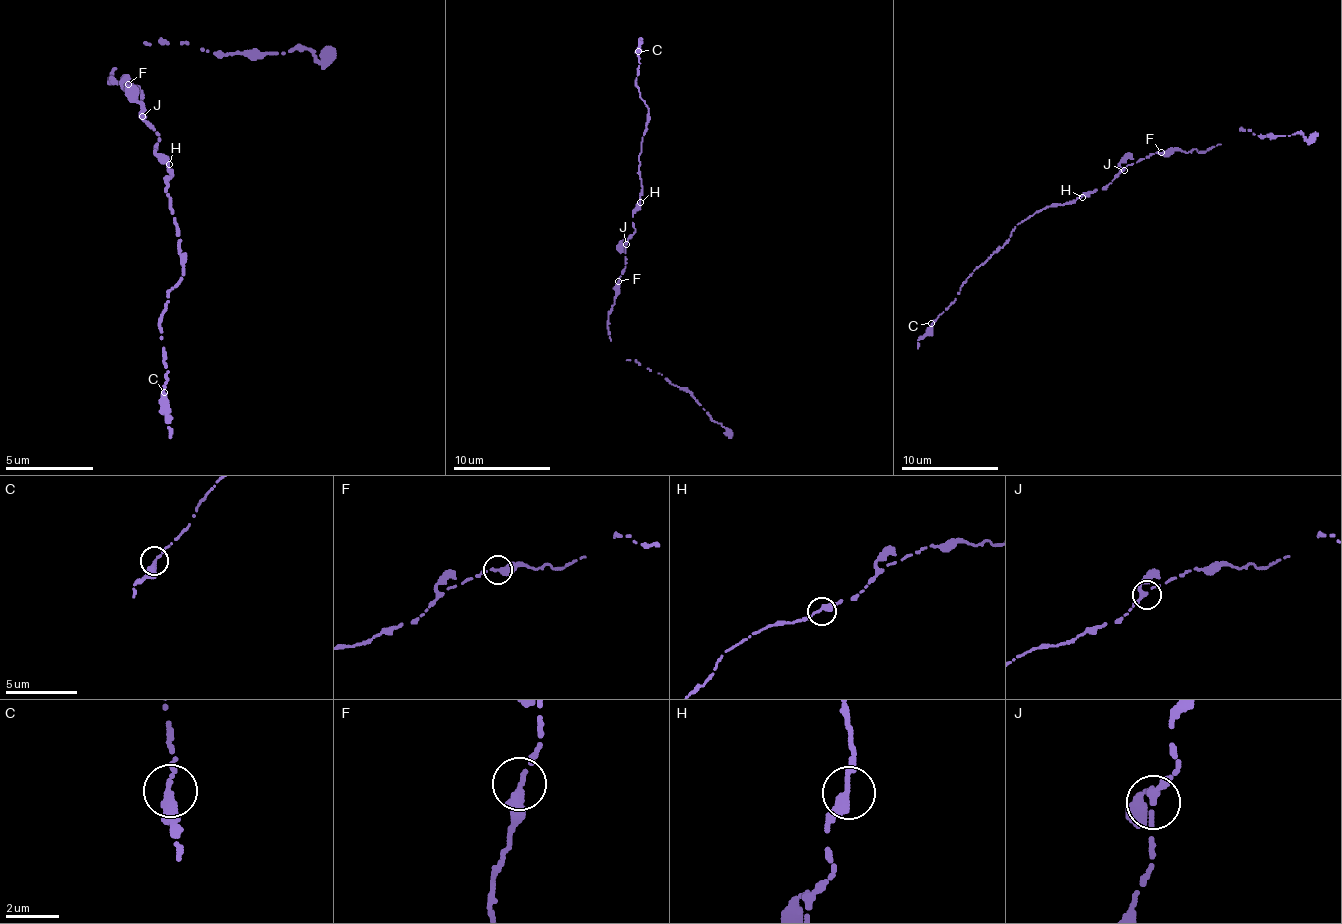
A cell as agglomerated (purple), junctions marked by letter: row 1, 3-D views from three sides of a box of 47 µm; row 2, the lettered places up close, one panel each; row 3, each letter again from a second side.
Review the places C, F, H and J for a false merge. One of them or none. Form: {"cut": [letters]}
{"cut": []}

